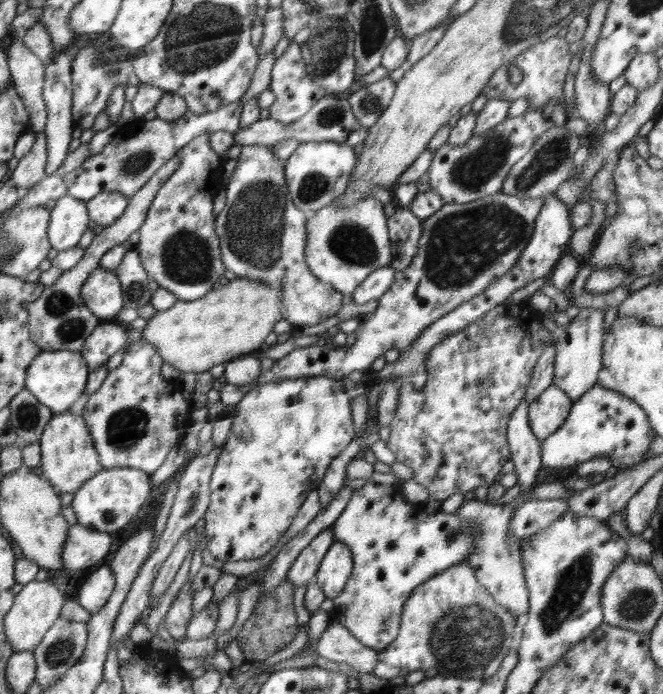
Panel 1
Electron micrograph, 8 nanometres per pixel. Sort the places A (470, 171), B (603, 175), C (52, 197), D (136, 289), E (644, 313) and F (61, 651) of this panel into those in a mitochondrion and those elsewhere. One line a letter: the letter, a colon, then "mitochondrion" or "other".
A: mitochondrion
B: other
C: other
D: mitochondrion
E: other
F: mitochondrion

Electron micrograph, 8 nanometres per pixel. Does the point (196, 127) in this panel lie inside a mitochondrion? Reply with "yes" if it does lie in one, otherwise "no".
no

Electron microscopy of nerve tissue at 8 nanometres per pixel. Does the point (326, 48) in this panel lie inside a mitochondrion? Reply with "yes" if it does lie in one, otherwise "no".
yes

